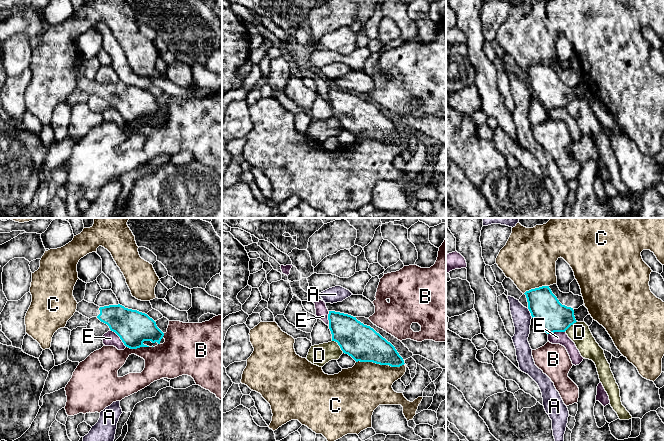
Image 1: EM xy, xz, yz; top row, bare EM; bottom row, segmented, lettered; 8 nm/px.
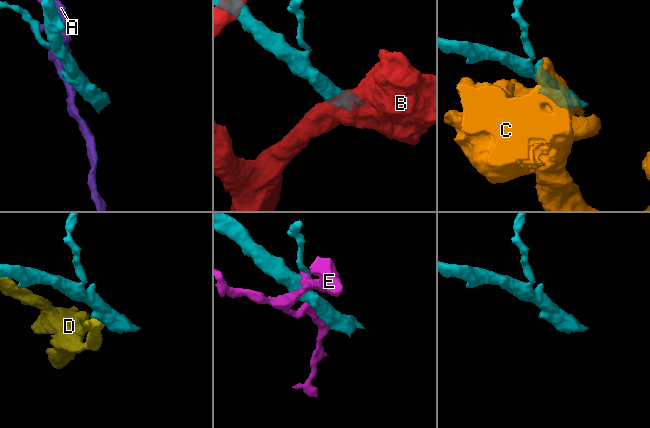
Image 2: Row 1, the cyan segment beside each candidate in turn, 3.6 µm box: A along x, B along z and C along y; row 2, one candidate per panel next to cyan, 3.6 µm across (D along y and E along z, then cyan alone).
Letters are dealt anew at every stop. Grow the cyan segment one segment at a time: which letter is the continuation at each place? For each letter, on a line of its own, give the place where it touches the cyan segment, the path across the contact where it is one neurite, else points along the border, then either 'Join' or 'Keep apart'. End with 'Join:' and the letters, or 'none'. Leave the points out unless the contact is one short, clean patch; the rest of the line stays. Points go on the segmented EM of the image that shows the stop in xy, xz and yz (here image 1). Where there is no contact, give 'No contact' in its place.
A: Touches cyan at yz (530, 312). Boundary: yz (527, 308), (532, 317). Keep apart
B: Touches cyan at xy (137, 347). Boundary: xy (126, 346), (130, 348), (148, 347). Keep apart
C: Touches cyan at xz (380, 364). Keep apart
D: Touches cyan at xz (338, 344). Boundary: xz (332, 340), (337, 343), (343, 352). Keep apart
E: Touches cyan at xy (119, 336). Keep apart
Join: none

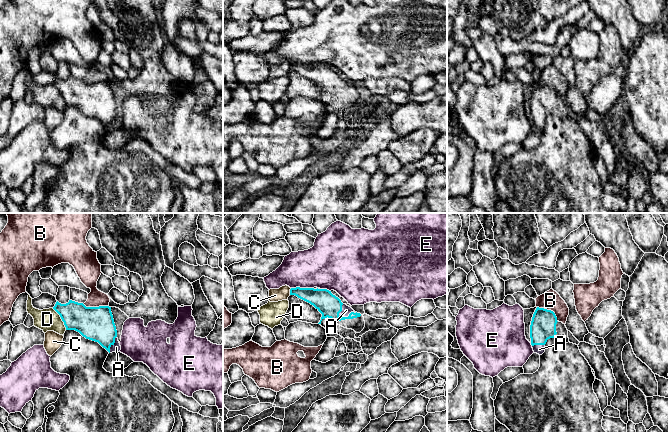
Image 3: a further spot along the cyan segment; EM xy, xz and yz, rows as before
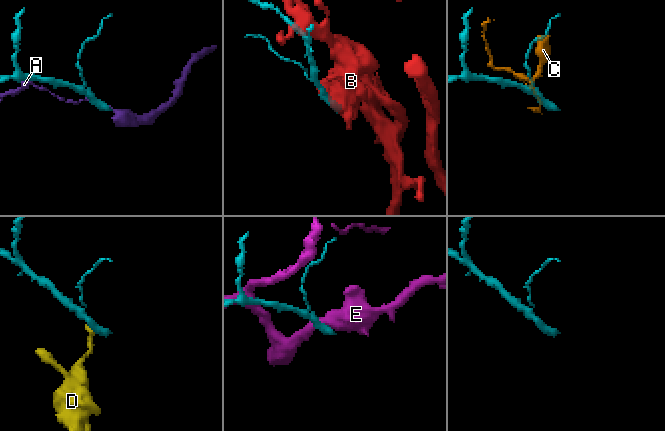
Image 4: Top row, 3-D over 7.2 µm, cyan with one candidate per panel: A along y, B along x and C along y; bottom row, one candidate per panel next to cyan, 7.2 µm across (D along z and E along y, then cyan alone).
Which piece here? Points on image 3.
A: Touches cyan at xz (348, 316). Path across: xz (329, 305), (340, 317), (348, 316), (346, 310). Join
B: Touches cyan at yz (550, 310). Keep apart
C: Touches cyan at xz (290, 291). Keep apart
D: Touches cyan at xy (61, 318). Boundary: xy (52, 308), (59, 315), (66, 329). Keep apart
E: Touches cyan at xz (302, 288). Boundary: xz (313, 287), (291, 288). Keep apart
Join: A

